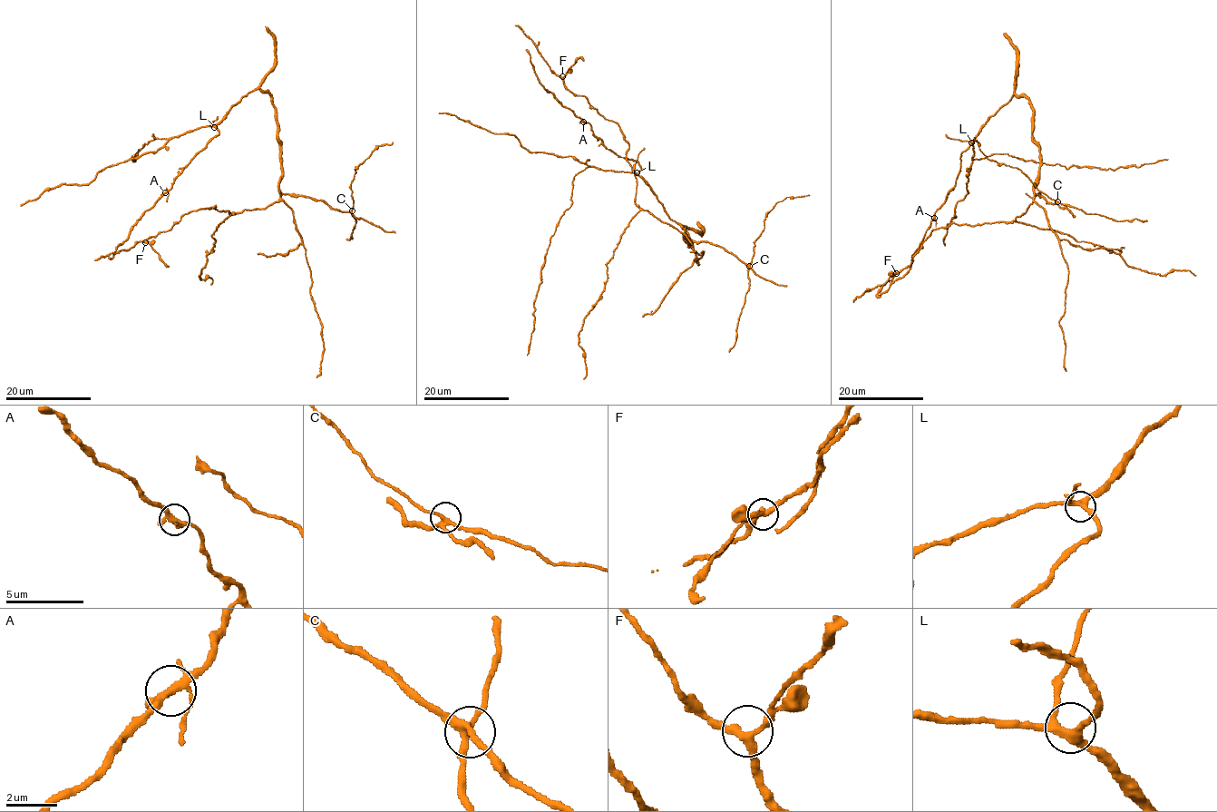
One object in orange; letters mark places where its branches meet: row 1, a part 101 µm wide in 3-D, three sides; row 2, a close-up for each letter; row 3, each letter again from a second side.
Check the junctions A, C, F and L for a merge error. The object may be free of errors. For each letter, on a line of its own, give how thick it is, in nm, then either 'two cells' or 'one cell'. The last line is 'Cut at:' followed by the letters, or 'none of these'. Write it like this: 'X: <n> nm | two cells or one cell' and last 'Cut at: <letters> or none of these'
A: 280 nm | one cell
C: 280 nm | one cell
F: 280 nm | one cell
L: 320 nm | one cell
Cut at: none of these

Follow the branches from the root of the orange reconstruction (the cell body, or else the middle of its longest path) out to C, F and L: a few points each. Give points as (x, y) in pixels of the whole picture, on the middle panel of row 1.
C: (690, 242), (691, 246), (683, 237), (720, 245), (749, 266)
F: (690, 242), (636, 203), (637, 178), (627, 161), (629, 143), (623, 132), (584, 96), (570, 92), (562, 76)
L: (690, 242), (685, 230), (668, 216), (649, 185), (637, 172)

